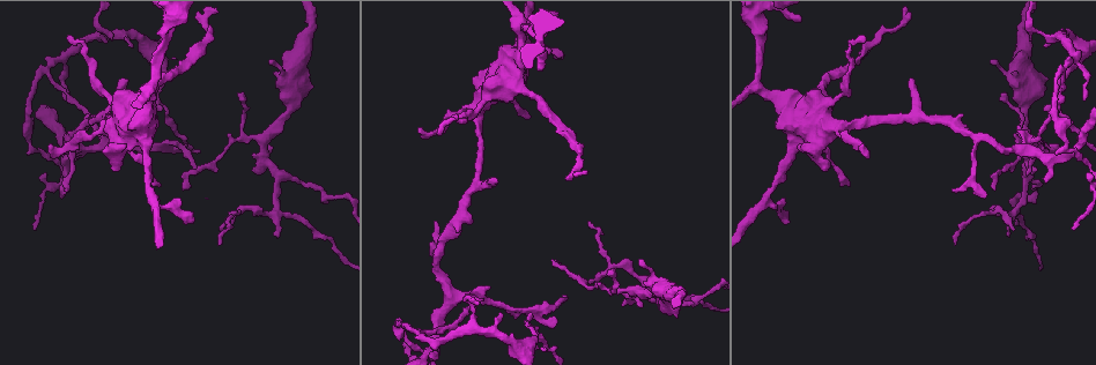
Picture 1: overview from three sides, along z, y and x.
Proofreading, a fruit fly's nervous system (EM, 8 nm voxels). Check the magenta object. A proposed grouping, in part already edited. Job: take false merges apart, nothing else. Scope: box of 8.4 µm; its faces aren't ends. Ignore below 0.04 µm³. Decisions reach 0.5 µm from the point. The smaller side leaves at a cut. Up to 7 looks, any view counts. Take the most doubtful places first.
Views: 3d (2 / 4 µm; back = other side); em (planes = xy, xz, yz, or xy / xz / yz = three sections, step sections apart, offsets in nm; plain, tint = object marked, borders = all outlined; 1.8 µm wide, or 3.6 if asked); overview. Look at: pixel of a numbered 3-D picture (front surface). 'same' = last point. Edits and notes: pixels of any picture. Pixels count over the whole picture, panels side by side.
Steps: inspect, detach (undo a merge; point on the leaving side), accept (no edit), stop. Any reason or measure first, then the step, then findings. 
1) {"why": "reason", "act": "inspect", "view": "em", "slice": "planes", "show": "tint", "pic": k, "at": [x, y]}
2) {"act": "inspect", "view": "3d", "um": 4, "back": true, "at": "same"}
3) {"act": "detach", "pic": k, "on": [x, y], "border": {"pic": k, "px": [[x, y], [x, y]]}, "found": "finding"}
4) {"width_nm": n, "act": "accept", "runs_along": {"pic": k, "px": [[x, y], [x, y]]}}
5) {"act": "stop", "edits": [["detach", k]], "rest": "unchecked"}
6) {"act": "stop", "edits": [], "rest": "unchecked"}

{"why": "a fork", "act": "inspect", "view": "em", "slice": "planes", "show": "tint", "pic": 1, "at": [47, 76]}

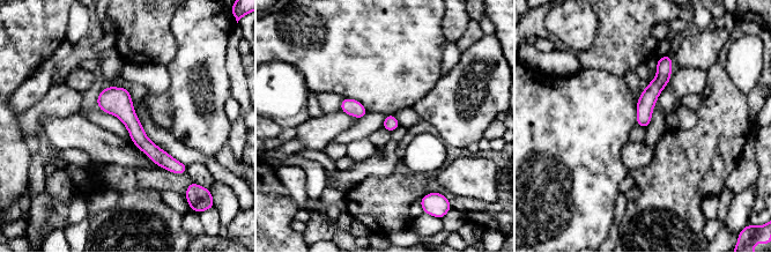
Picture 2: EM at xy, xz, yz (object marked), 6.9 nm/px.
{"act": "accept", "runs_along": {"pic": 2, "px": [[102, 95], [155, 154], [179, 168]]}, "found": "all the same neuron"}

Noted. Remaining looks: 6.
{"why": "branch point", "act": "inspect", "view": "em", "slice": "xz", "step": 4, "show": "tint", "pic": 1, "at": [1022, 175]}

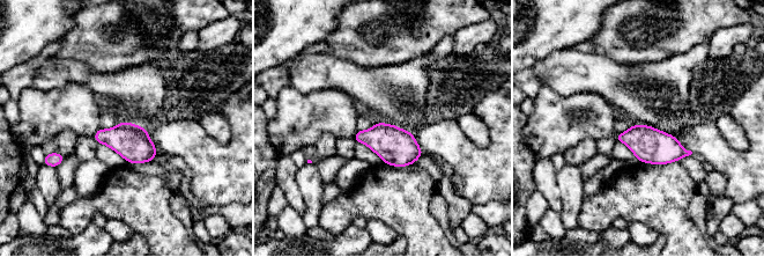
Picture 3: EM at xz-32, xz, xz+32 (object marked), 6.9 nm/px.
{"act": "accept", "found": "continuous, no second neuron"}

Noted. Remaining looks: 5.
{"why": "calibre changes", "act": "inspect", "view": "3d", "um": 2, "pic": 1, "at": [822, 83]}

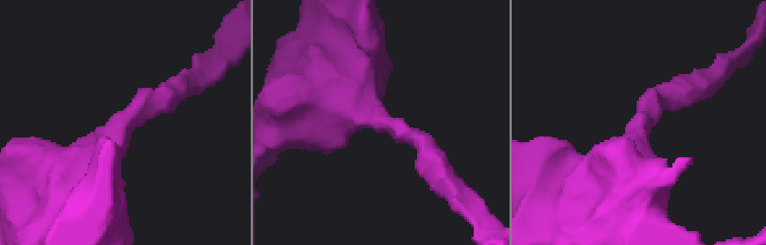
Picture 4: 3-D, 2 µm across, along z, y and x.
{"arm_widths_nm": [220, 650], "why": "shape alone is not enough", "act": "inspect", "view": "em", "slice": "planes", "show": "plain", "pic": 4, "at": [383, 124]}

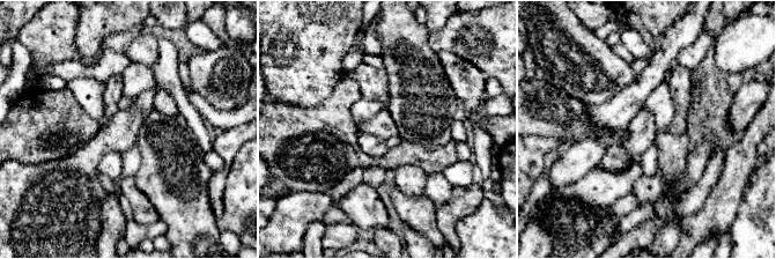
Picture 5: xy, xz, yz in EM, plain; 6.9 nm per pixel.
{"why": "where the object lies", "act": "inspect", "view": "em", "slice": "planes", "show": "tint", "at": "same"}

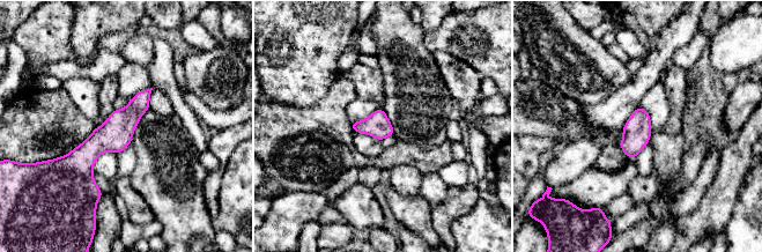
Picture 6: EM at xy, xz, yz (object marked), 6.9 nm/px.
{"act": "accept", "runs_along": {"pic": 6, "px": [[147, 93], [105, 138], [65, 165]]}, "found": "continuous, no second neuron"}

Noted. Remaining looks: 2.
{"act": "stop", "edits": [], "rest": "unchecked"}

